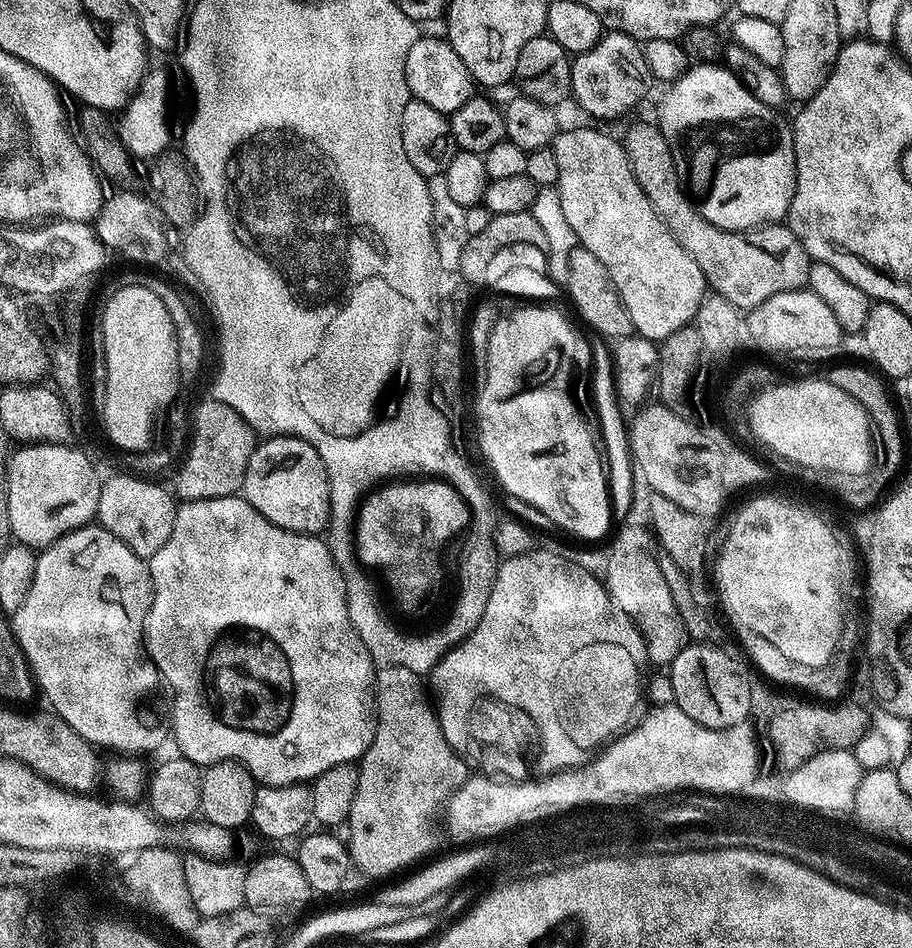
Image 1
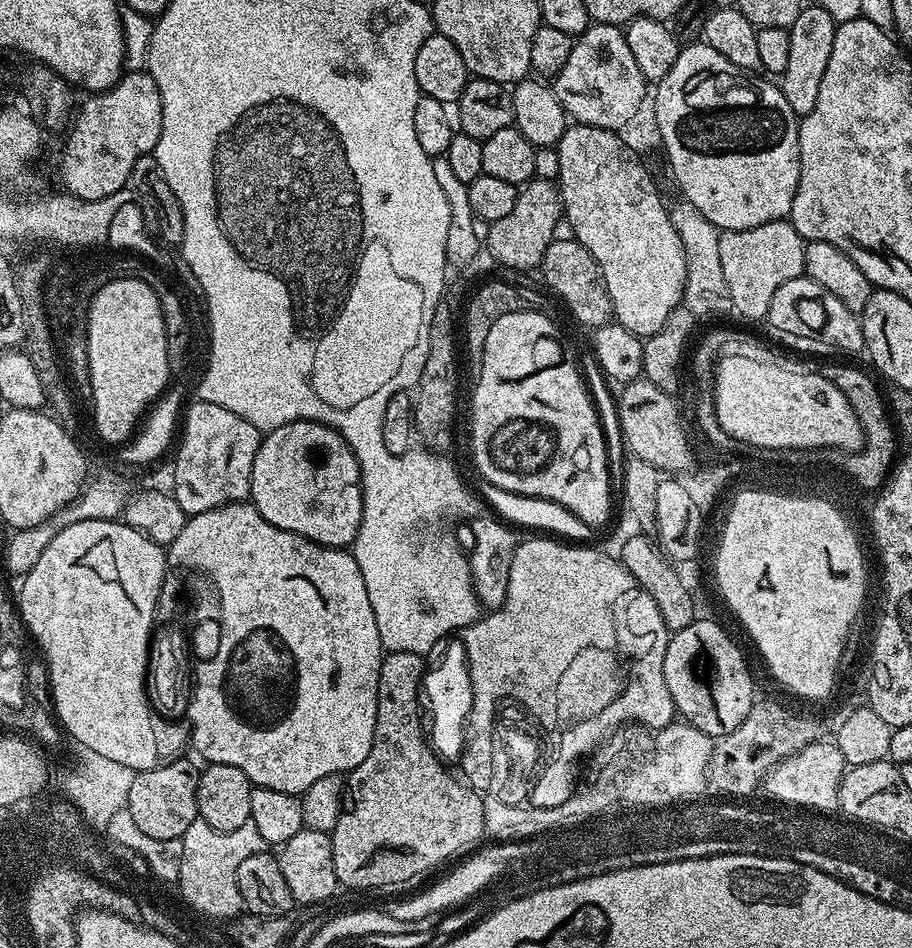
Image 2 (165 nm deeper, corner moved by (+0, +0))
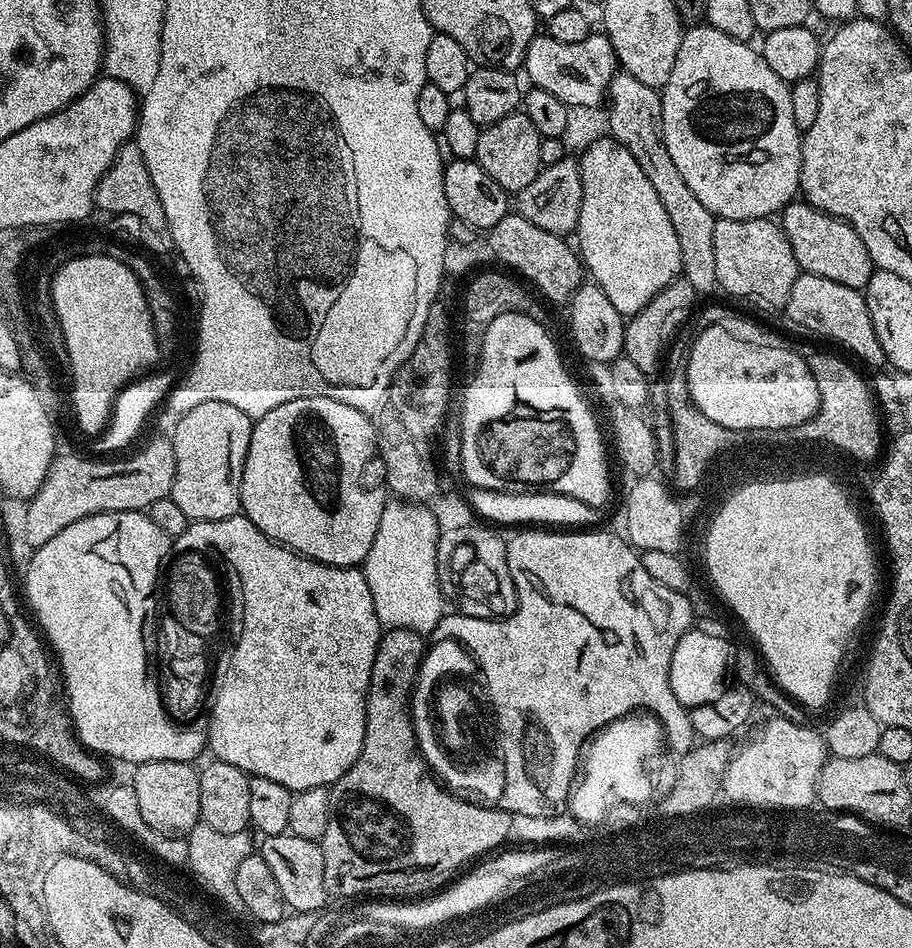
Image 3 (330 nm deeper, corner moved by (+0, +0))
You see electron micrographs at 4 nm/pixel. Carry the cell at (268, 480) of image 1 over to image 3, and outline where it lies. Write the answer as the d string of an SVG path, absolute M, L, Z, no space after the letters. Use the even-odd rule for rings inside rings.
M325 396L282 402L282 406L274 406L270 414L259 417L252 425L240 487L243 515L254 522L262 534L307 560L335 568L363 565L366 554L370 554L370 546L374 546L374 534L378 534L378 522L382 522L386 503L383 487L367 488L364 485L364 471L371 466L372 460L374 464L377 456L378 428L369 413Z

